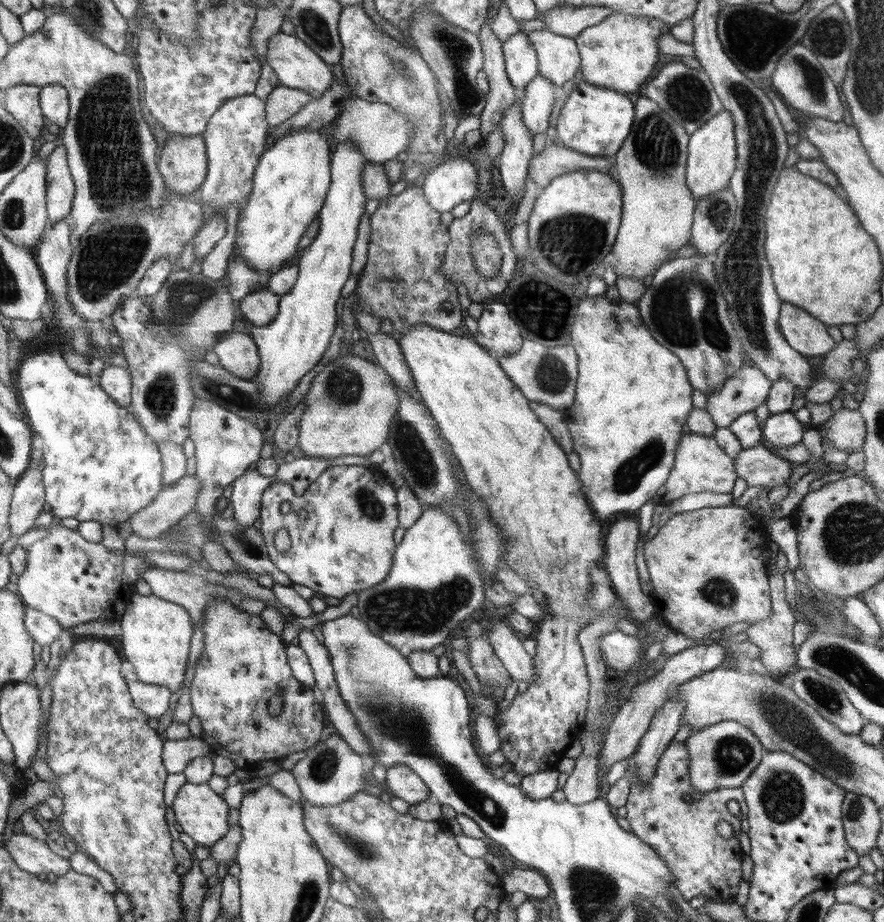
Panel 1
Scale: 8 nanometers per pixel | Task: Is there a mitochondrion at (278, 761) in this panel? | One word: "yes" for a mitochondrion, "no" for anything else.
no

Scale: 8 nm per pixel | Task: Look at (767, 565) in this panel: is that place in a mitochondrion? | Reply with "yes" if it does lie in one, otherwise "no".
no

